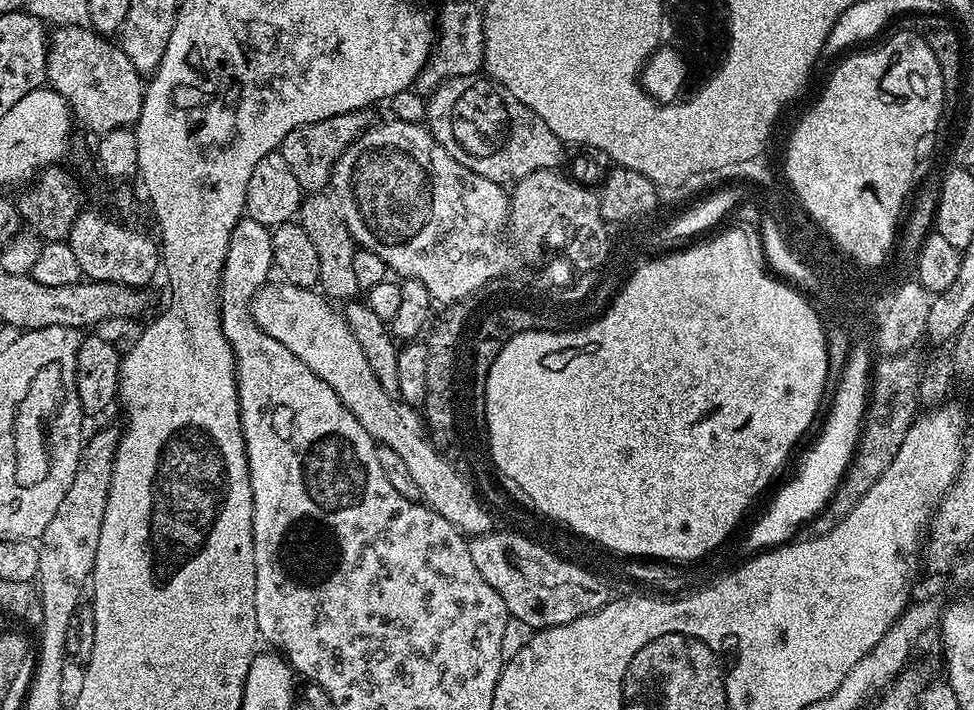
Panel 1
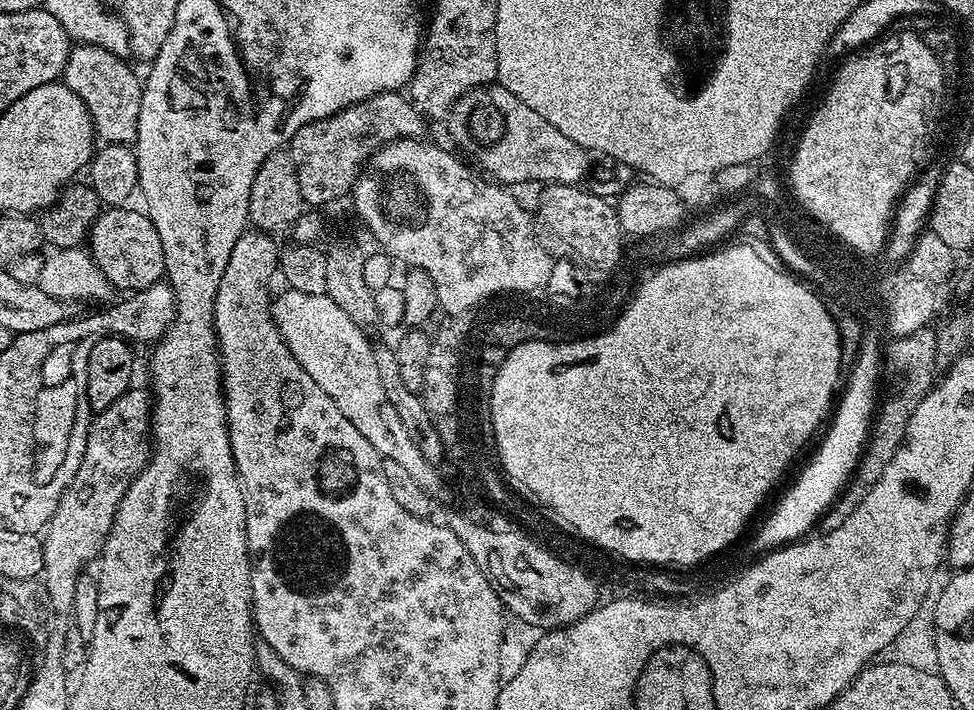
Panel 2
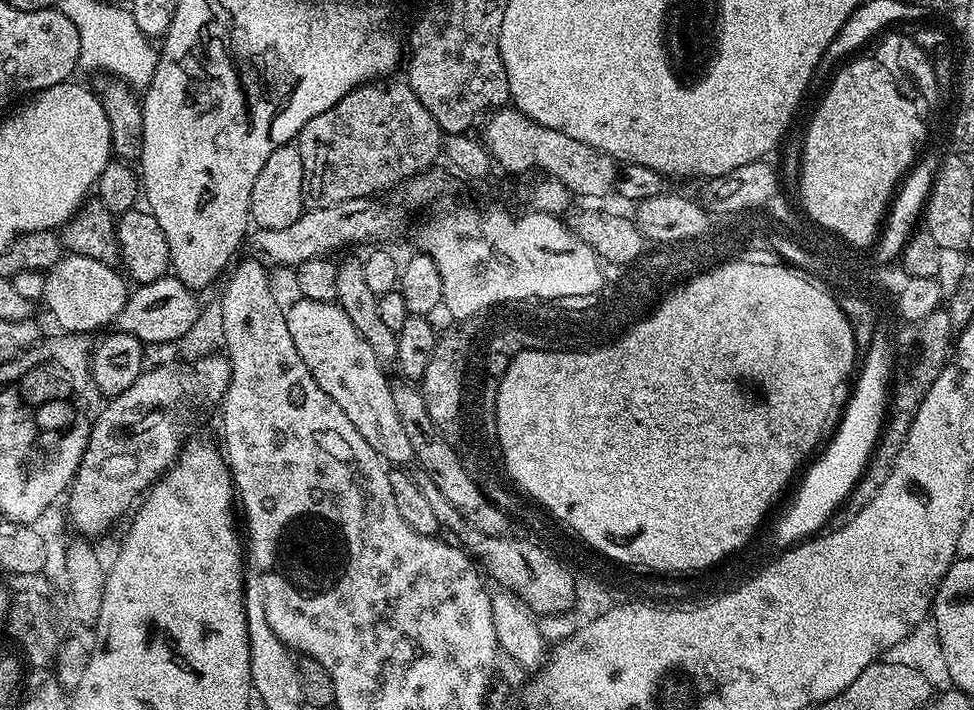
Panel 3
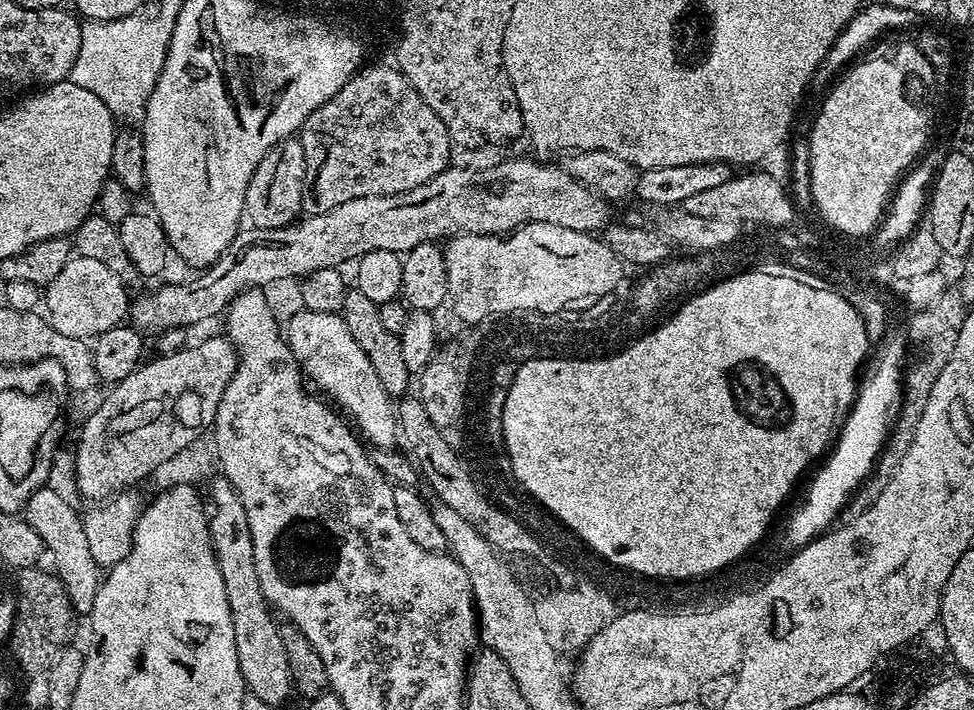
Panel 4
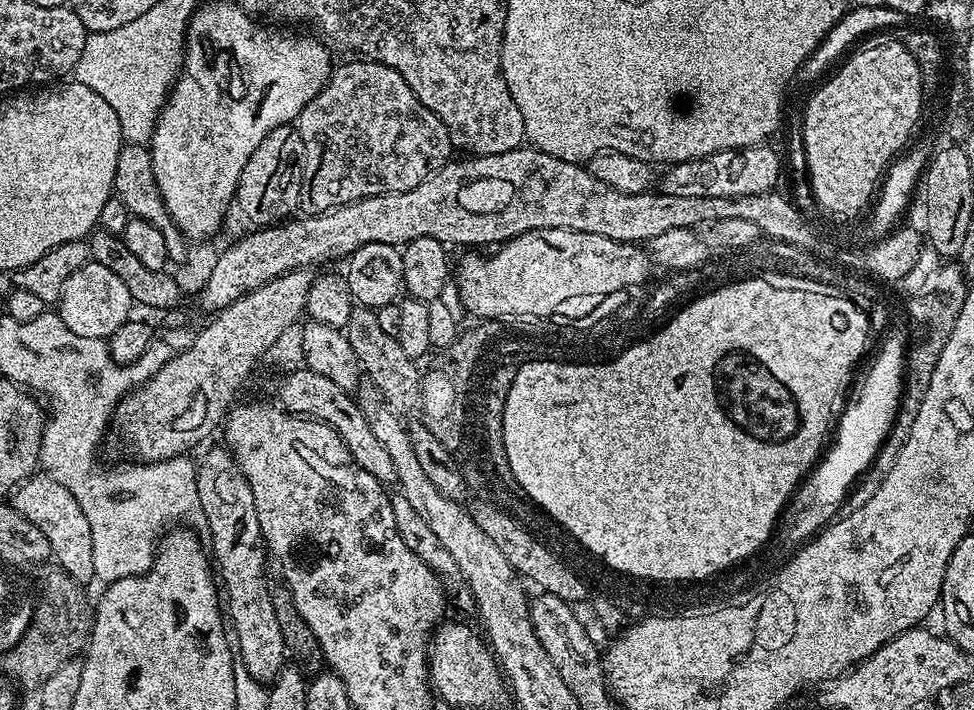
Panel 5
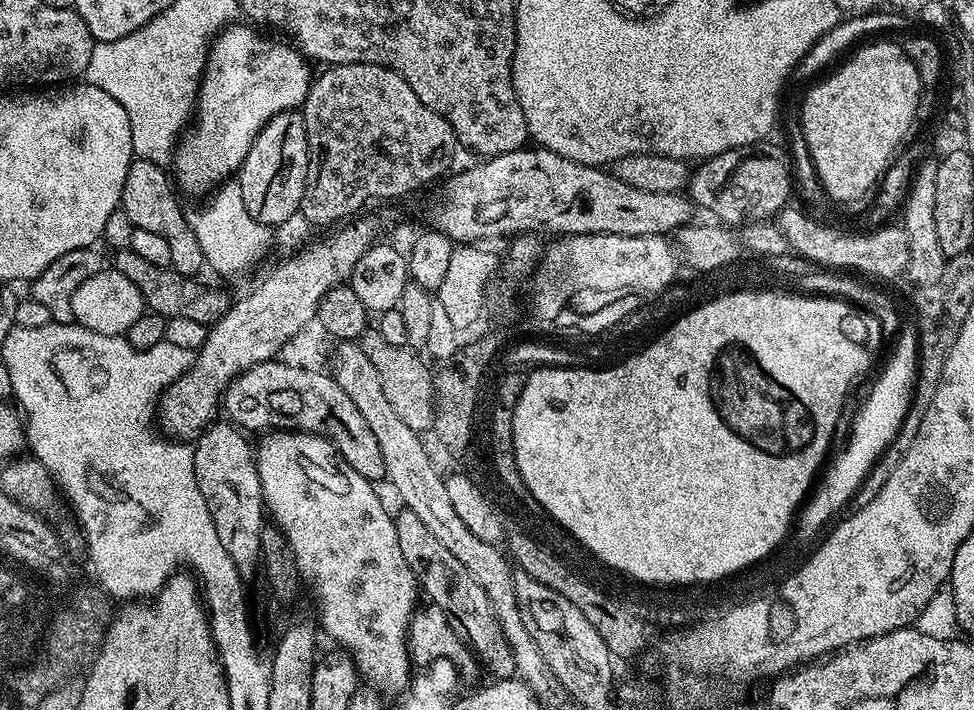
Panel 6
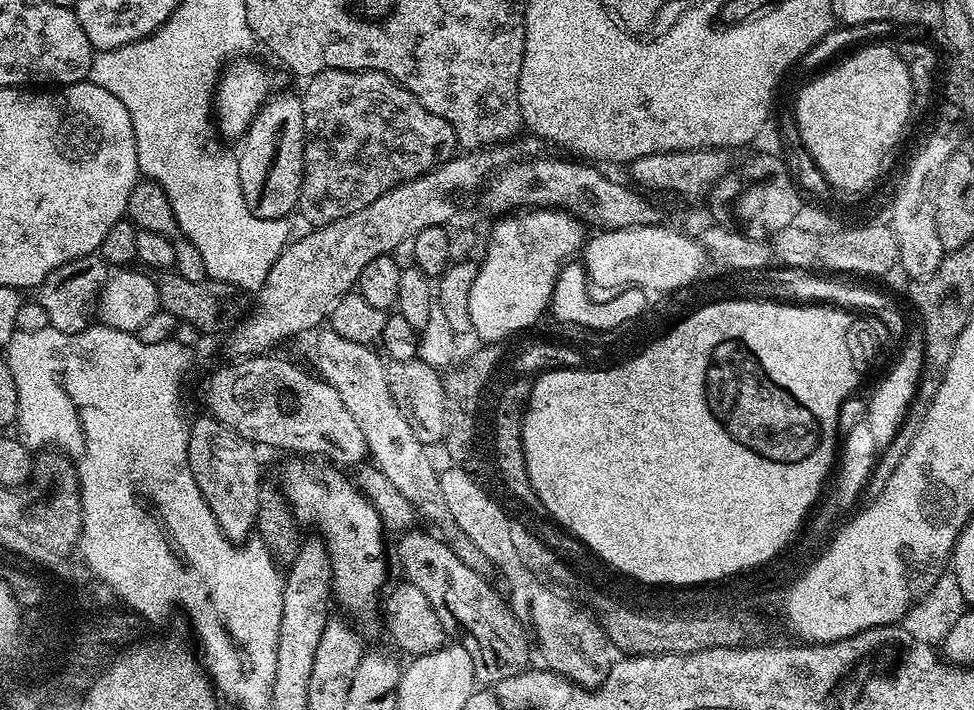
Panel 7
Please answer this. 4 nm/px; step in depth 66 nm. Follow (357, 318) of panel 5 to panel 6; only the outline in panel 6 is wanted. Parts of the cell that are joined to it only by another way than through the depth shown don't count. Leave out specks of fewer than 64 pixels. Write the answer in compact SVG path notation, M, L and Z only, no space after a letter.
M378 330L365 331L360 337L359 346L370 358L370 363L374 370L378 370L378 379L382 382L382 390L386 393L386 399L390 401L390 406L394 409L394 414L410 426L410 430L421 434L427 433L428 428L433 427L436 418L436 403L433 400L433 373L427 366L419 360L417 353L413 349L405 346L390 346L386 338Z

